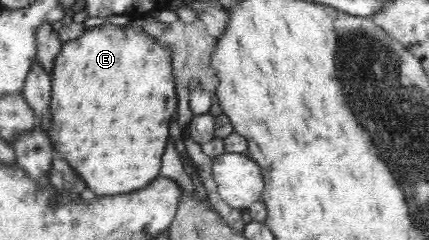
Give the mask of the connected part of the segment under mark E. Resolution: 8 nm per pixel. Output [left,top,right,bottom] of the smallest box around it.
[48,23,177,195]

